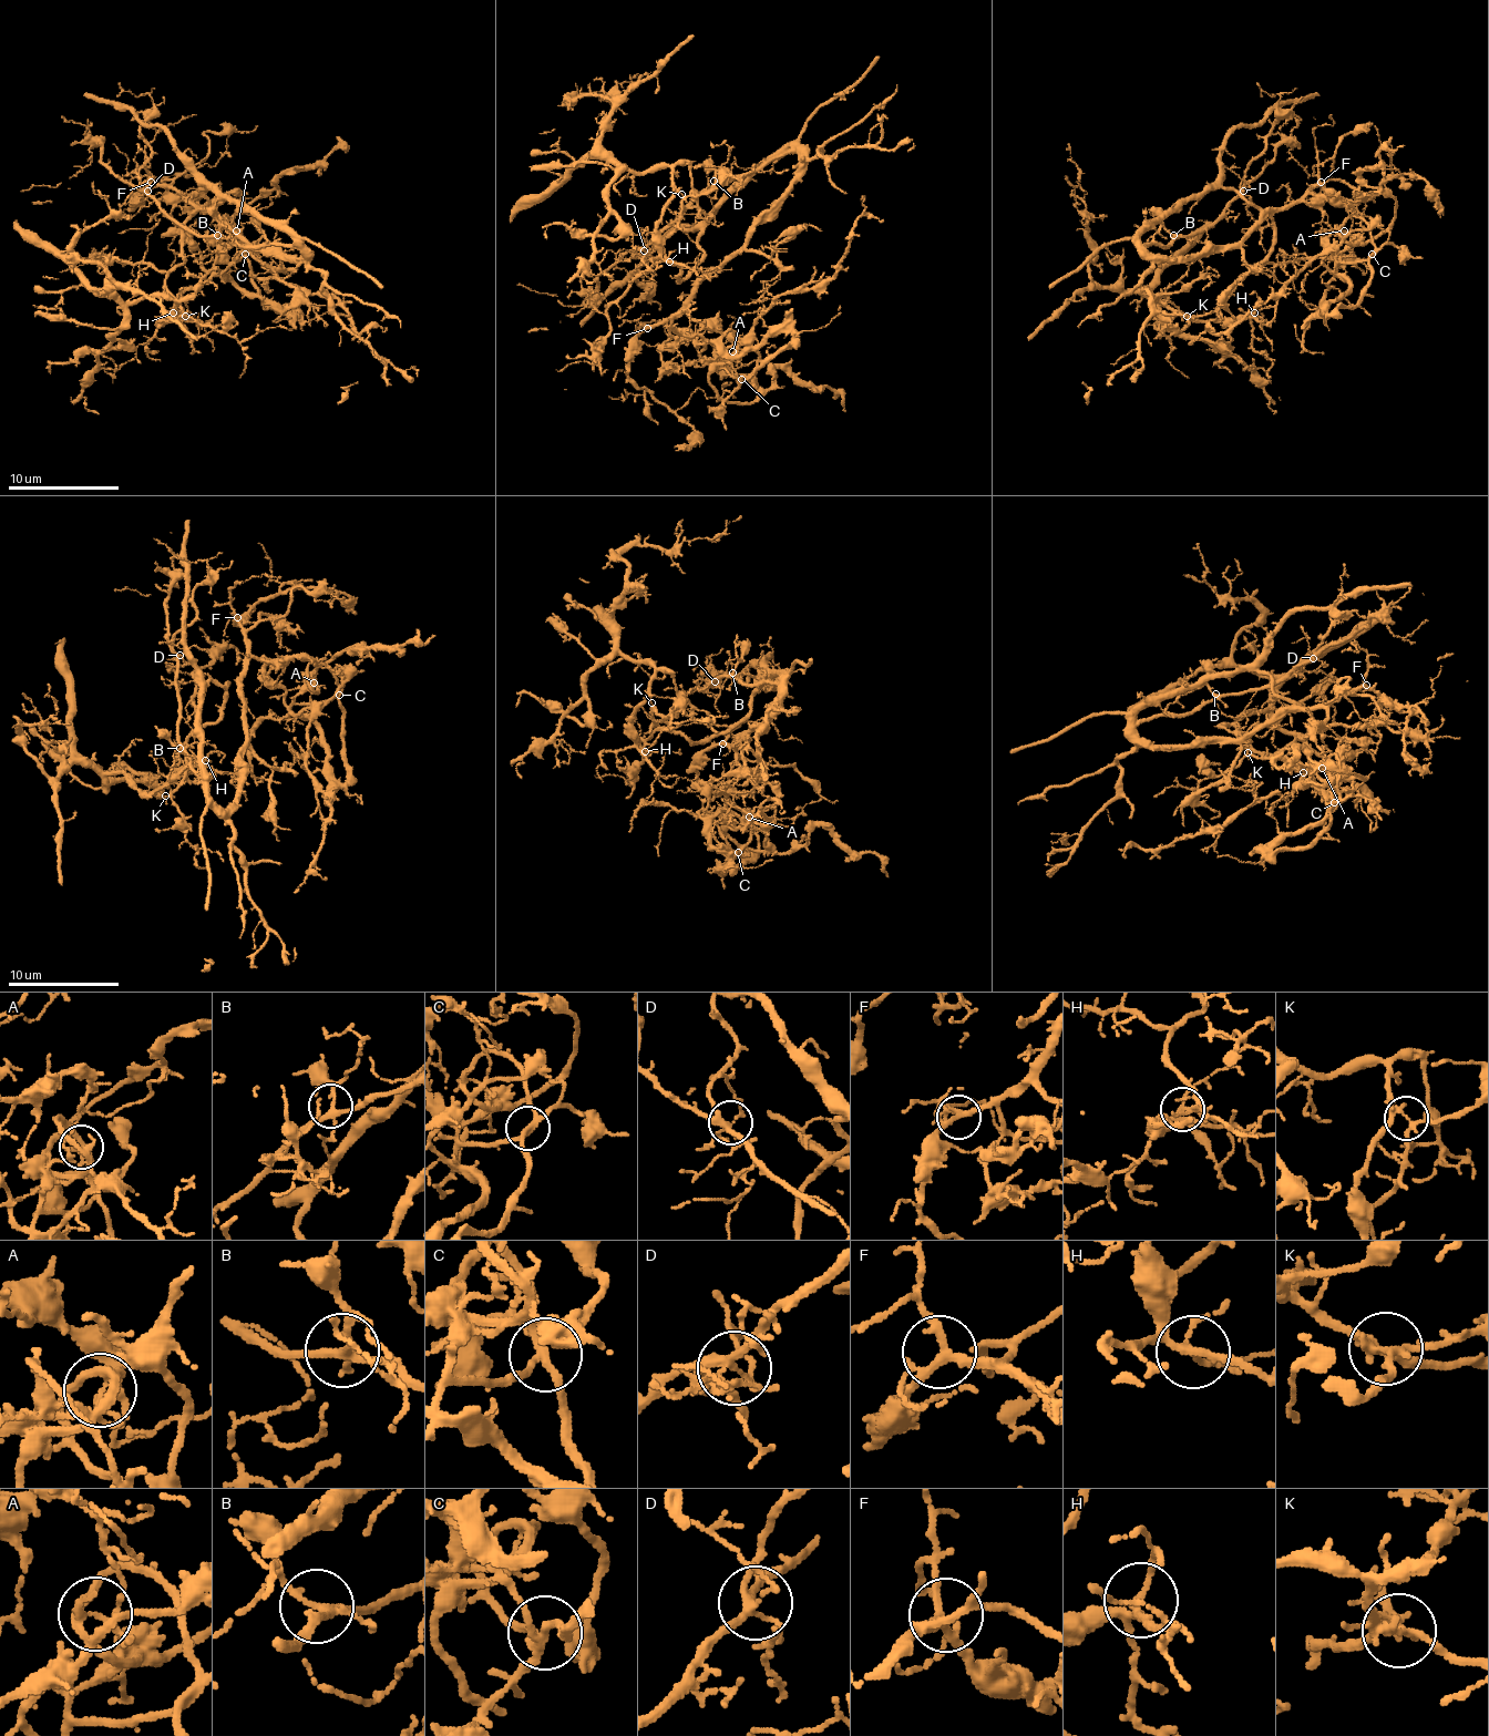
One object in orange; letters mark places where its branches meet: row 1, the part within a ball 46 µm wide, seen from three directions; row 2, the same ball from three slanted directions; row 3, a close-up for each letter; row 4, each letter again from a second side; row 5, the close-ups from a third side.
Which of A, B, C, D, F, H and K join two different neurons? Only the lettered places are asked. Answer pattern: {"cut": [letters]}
{"cut": ["A", "K"]}

